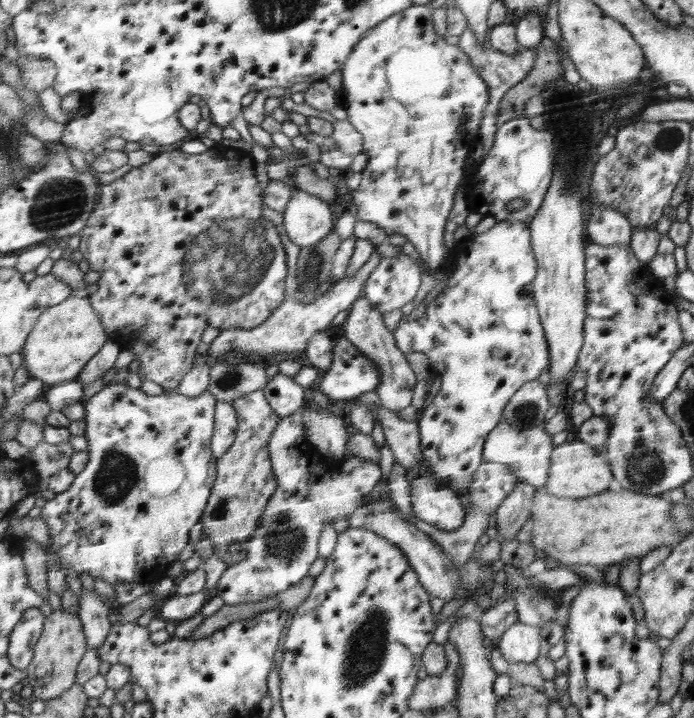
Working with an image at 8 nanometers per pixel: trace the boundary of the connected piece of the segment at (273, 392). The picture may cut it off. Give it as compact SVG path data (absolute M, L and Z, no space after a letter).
M278 373L263 392L274 412L284 418L303 408L304 389L292 377Z

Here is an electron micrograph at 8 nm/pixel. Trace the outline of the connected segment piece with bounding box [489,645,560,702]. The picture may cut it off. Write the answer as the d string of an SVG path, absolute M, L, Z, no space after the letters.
M498 645L493 646L493 652L489 659L496 674L507 674L510 677L512 687L518 685L534 686L544 690L552 701L559 702L558 696L560 696L560 692L557 691L553 679L543 678L536 661L525 663L506 660L502 656Z

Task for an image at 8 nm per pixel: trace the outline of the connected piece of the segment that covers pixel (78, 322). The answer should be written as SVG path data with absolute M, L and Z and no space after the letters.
M76 295L62 305L46 311L31 332L22 354L24 365L32 378L42 380L50 386L74 381L81 377L89 362L97 356L110 340L105 322L94 308L90 296Z

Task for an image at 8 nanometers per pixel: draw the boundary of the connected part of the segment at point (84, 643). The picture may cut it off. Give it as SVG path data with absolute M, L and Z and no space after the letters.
M61 608L47 616L45 629L42 638L38 641L34 660L27 668L29 671L29 692L33 692L36 698L47 702L70 690L77 683L79 666L89 649L89 638L81 615Z

